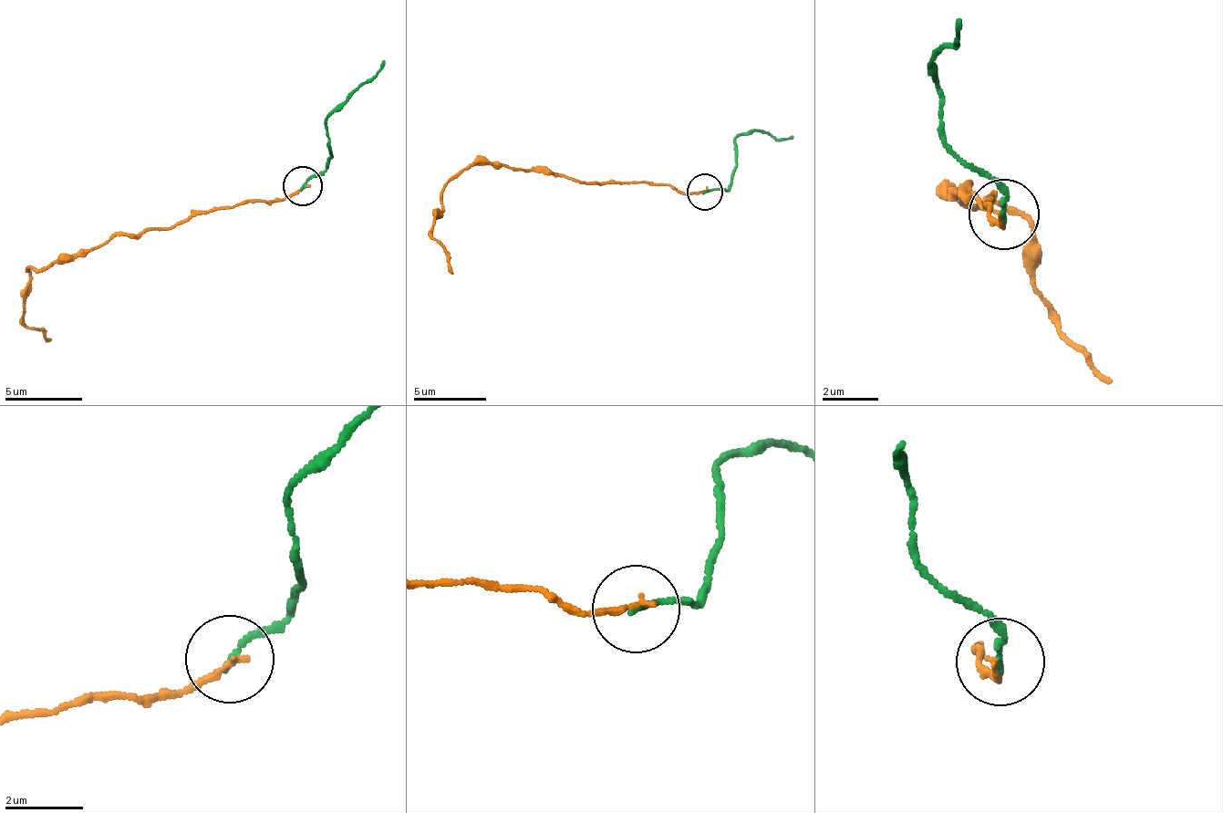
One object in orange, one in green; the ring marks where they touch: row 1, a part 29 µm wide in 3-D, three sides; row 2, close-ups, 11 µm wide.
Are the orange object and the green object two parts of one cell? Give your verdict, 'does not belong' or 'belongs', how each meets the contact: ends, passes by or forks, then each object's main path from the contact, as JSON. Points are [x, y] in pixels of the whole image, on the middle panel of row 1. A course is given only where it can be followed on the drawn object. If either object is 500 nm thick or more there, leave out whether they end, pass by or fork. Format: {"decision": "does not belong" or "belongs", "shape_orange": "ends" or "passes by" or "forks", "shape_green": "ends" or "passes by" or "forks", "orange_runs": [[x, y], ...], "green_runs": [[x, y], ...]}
{"decision": "does not belong", "shape_orange": "ends", "shape_green": "ends", "orange_runs": [[706, 189], [682, 193], [647, 182], [602, 183], [468, 166], [445, 187], [434, 220], [432, 235], [452, 275]], "green_runs": [[706, 192], [729, 187], [737, 137], [764, 130], [792, 136]]}

